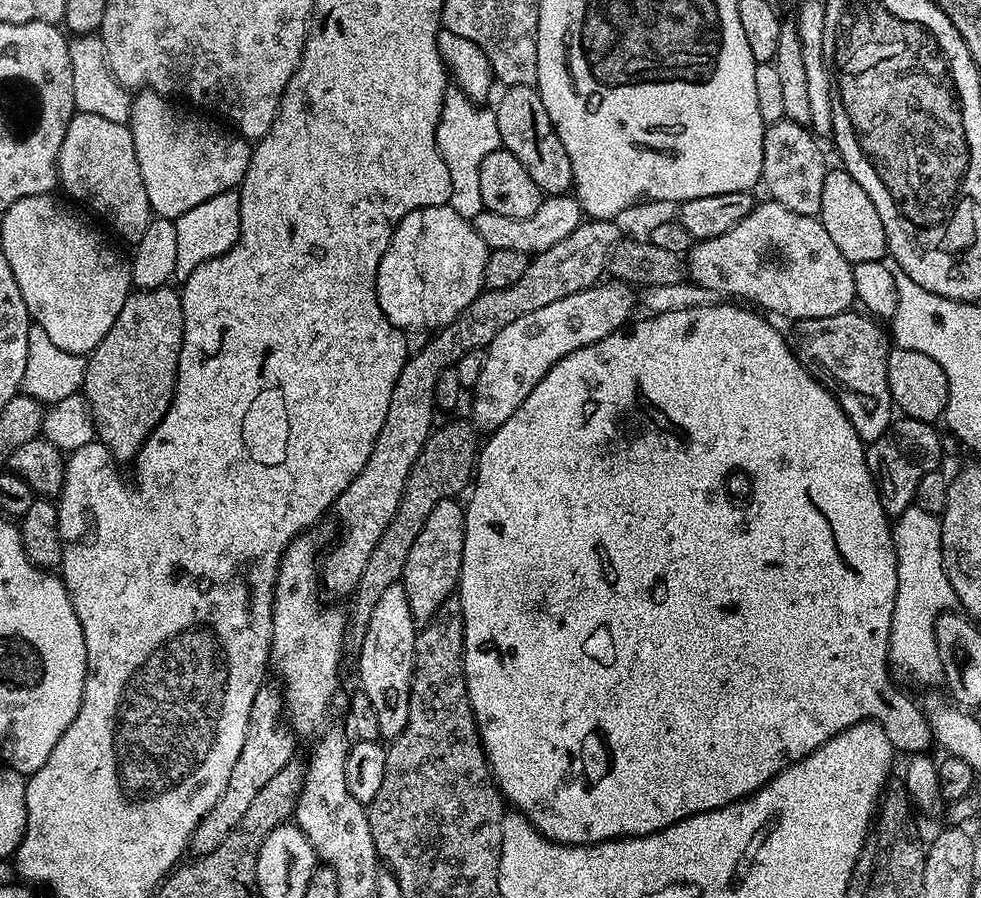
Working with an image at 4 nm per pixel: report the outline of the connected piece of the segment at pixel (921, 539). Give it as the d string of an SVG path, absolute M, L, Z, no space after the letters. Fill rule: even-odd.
M915 506L907 508L902 515L895 517L892 524L892 541L896 547L896 561L898 562L898 594L894 602L894 618L892 619L892 629L890 630L890 642L888 643L888 659L891 667L896 668L900 672L905 672L912 680L917 680L920 684L932 684L928 686L936 686L940 684L944 678L944 671L942 670L942 662L938 658L938 646L936 645L936 635L934 634L934 626L936 620L941 614L946 611L955 609L957 607L956 595L954 594L954 586L950 586L950 578L946 578L946 570L942 562L942 526L940 525L940 516L930 514L926 510L917 508Z

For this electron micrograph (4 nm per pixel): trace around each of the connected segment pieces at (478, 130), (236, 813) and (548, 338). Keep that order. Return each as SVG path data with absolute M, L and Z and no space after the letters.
M450 86L443 98L443 110L435 132L436 145L439 146L446 168L451 172L449 207L468 219L476 217L485 209L482 190L479 189L482 160L502 146L495 111L486 107L488 106L478 107L460 89Z
M265 683L258 690L258 694L254 694L254 706L250 706L246 742L242 742L242 754L238 754L238 762L234 762L230 782L222 798L218 798L218 802L209 810L204 821L196 827L196 833L192 835L190 848L196 856L204 856L210 850L222 846L226 834L230 834L230 830L234 830L234 826L242 822L242 814L250 810L250 802L254 802L258 790L262 790L262 786L266 786L266 782L270 782L270 778L274 778L278 770L293 763L292 751L295 750L298 740L290 731L289 725L282 719L282 713L285 711L284 697L281 689L273 684Z
M611 282L612 284L597 283L595 286L582 290L578 294L570 294L566 298L558 298L558 302L550 302L550 306L542 306L538 310L530 310L530 314L522 314L522 318L514 318L505 328L488 343L484 352L482 374L478 377L475 388L471 389L472 416L470 420L481 433L491 434L496 431L522 402L542 382L545 374L554 367L566 354L574 350L582 350L582 346L590 346L602 338L606 338L612 332L618 332L633 319L632 307L638 304L631 287L623 282Z

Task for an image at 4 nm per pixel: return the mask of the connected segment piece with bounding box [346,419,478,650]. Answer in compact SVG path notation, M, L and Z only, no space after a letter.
M467 419L464 420L452 420L441 428L439 425L422 446L408 475L398 510L394 518L390 518L390 526L382 530L382 538L378 546L374 546L374 554L370 554L366 570L350 597L352 609L347 609L346 612L349 623L346 644L349 649L360 649L366 638L370 613L374 611L378 598L382 598L383 592L403 577L406 558L410 558L410 546L414 546L414 538L418 538L430 510L434 510L438 502L459 497L461 495L459 492L473 483L478 463L478 440L476 444L478 432Z

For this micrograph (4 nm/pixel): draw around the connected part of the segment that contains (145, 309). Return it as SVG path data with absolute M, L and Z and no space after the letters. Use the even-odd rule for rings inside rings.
M172 286L145 292L136 290L126 298L106 338L98 342L95 350L87 353L88 365L84 375L82 395L88 401L92 419L96 422L96 435L99 443L106 445L112 451L112 456L116 461L135 461L148 435L156 429L158 422L162 422L176 389L176 371L183 337L184 319L179 291L175 287L172 289Z

